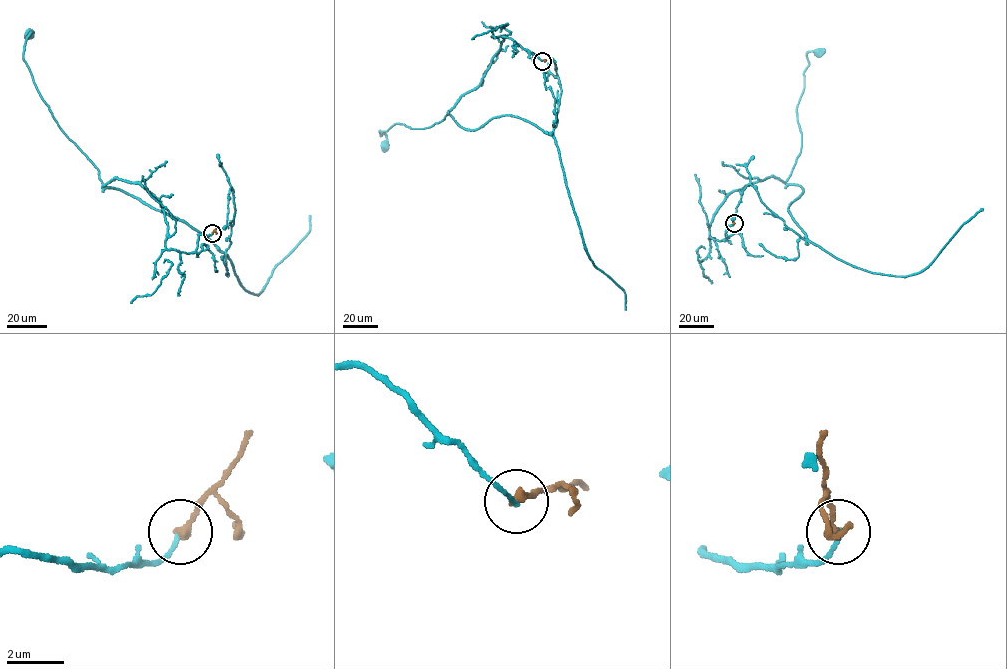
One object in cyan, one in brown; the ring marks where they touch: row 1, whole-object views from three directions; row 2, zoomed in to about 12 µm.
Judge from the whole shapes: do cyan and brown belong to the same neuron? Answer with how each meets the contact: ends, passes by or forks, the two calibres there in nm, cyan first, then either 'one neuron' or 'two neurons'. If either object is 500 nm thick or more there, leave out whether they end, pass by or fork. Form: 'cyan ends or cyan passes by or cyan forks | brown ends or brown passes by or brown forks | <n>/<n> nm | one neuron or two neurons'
cyan ends | brown ends | 160/280 nm | two neurons

